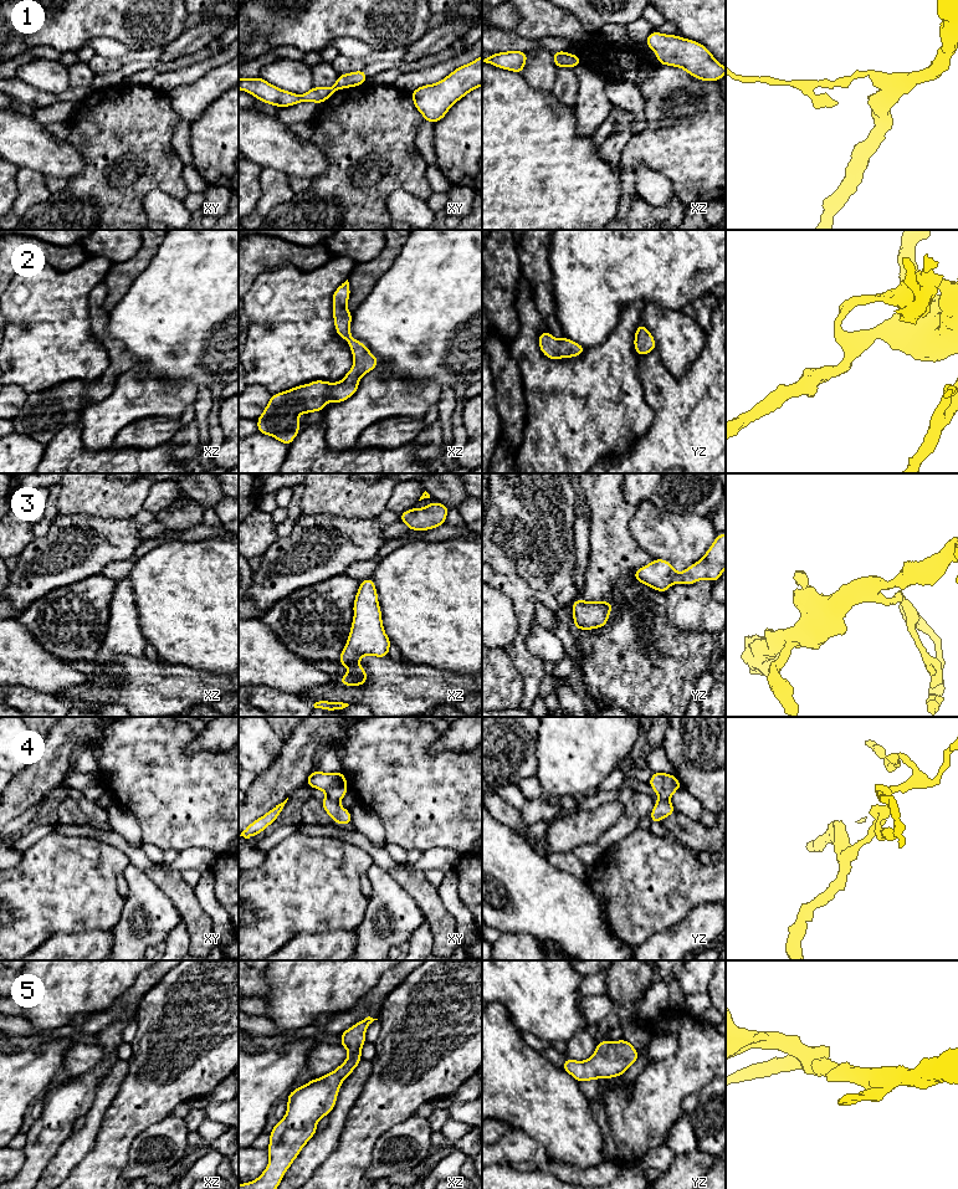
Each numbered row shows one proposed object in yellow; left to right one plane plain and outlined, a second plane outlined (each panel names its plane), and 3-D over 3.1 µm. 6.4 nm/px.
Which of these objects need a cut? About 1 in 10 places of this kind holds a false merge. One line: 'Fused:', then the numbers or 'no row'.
Fused: 1, 4

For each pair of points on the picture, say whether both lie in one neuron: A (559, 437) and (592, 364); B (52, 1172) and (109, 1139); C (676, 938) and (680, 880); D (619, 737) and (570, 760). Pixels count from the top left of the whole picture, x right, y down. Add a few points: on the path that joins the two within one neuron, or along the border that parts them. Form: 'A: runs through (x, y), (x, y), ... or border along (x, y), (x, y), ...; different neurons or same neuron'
A: runs through (573, 419), (592, 400), (592, 383); same neuron
B: border along (101, 1126), (91, 1149), (68, 1174); different neurons
C: border along (677, 923), (656, 932), (651, 937); different neurons
D: runs through (606, 737), (594, 737), (583, 748); same neuron

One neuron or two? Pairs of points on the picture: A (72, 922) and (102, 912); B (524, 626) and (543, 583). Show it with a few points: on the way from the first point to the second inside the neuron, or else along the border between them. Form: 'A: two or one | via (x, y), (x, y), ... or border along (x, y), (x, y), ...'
A: one | via (80, 915), (82, 912), (95, 912)
B: two | border along (518, 575), (528, 585), (537, 600)

